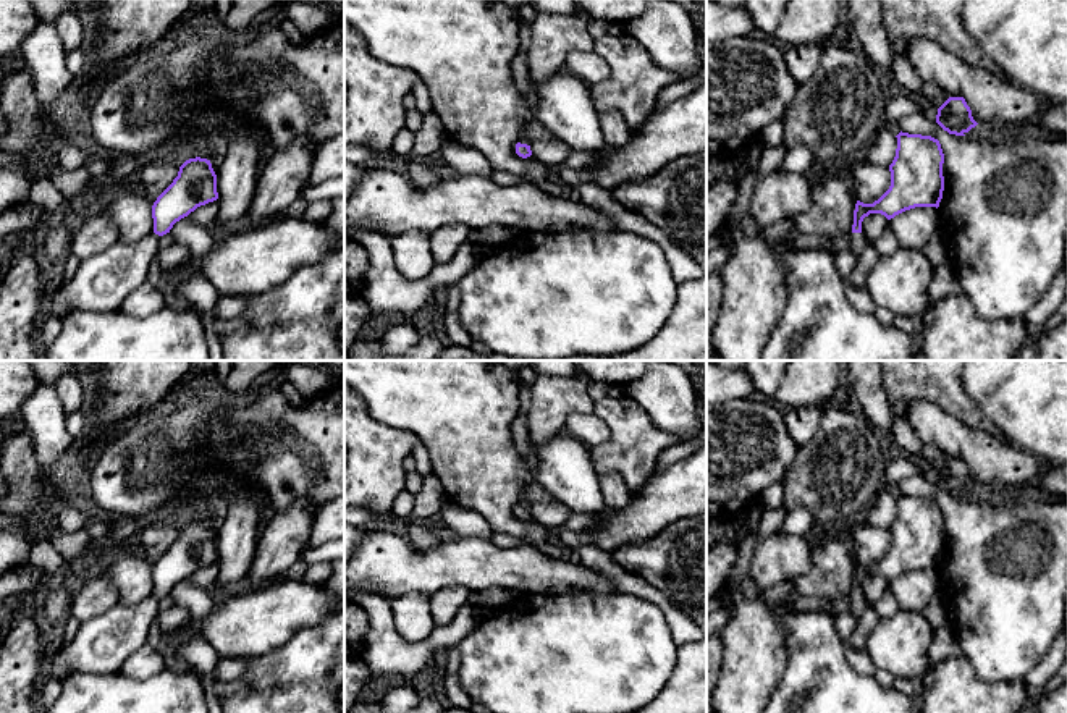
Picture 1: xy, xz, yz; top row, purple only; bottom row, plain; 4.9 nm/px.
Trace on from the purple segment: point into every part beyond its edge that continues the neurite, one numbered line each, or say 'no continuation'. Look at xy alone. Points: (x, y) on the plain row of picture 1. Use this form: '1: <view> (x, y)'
1: xy (102, 644)

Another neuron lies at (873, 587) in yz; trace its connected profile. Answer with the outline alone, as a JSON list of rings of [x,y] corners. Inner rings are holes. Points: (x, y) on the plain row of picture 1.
[[[870,576],[862,584],[862,597],[867,603],[875,603],[889,587],[889,582],[881,576]]]

